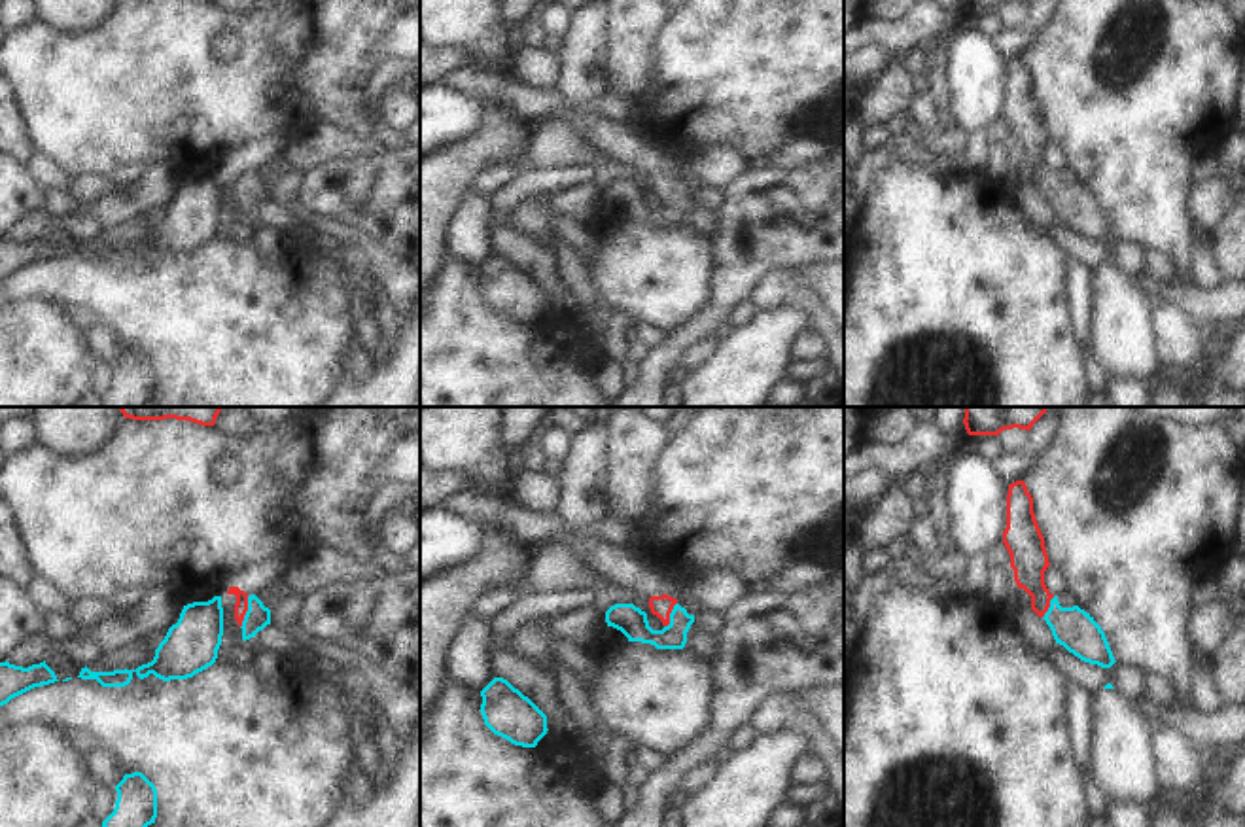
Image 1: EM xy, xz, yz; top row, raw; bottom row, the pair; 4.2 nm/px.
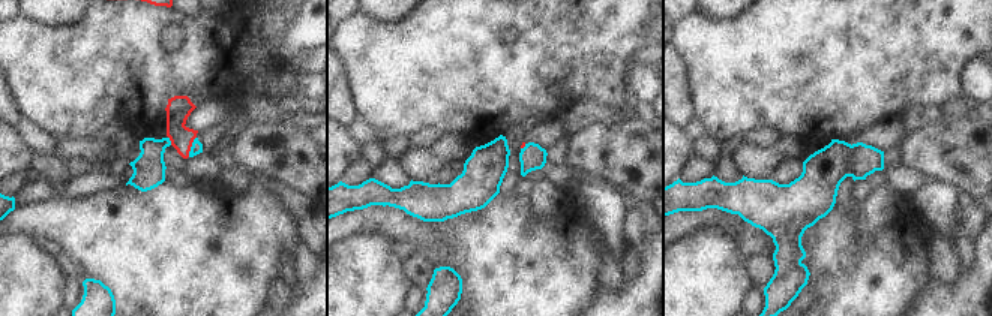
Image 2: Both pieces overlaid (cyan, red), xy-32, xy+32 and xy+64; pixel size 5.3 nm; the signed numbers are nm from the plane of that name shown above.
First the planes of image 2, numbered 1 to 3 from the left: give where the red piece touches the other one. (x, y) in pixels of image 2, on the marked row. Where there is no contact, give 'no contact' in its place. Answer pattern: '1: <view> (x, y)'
1: xy-32 (191, 147)
2: xy+32 (524, 147)
3: no contact

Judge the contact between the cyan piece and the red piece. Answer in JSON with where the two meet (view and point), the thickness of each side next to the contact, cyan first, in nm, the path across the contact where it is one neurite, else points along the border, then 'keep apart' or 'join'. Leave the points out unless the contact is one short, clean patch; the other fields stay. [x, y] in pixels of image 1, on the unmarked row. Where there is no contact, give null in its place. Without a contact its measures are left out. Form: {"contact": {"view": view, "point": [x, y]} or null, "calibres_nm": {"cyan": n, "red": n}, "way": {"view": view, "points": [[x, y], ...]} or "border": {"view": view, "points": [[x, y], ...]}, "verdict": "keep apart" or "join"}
{"contact": {"view": "xy", "point": [246, 188]}, "calibres_nm": {"cyan": 100, "red": 60}, "way": {"view": "xy", "points": [[258, 192], [246, 188], [241, 182]]}, "verdict": "join"}

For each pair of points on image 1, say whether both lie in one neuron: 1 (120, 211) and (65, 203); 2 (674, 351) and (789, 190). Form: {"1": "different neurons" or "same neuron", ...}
{"1": "different neurons", "2": "same neuron"}

